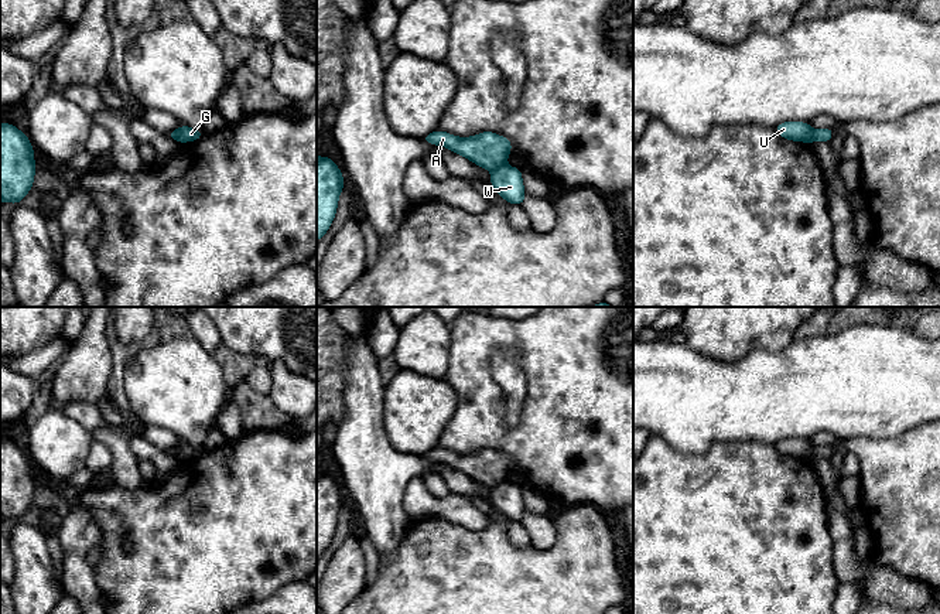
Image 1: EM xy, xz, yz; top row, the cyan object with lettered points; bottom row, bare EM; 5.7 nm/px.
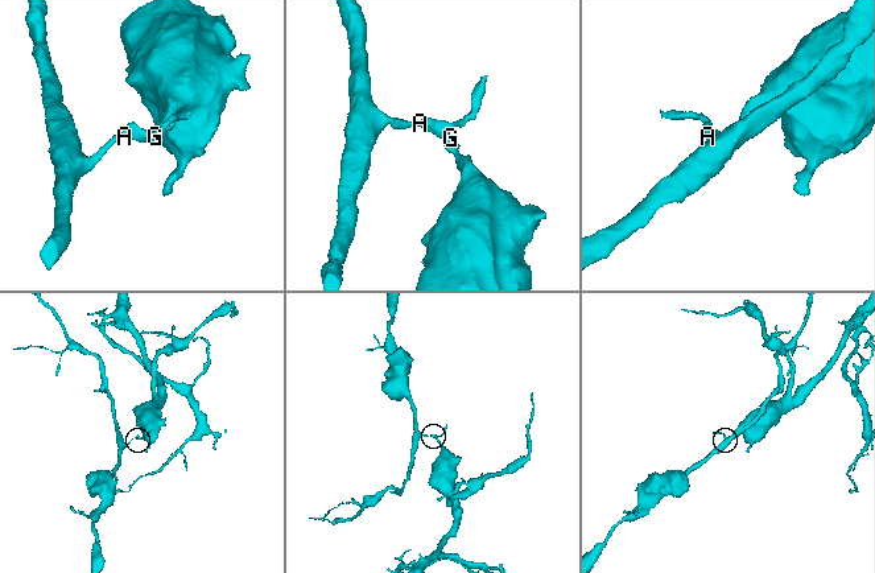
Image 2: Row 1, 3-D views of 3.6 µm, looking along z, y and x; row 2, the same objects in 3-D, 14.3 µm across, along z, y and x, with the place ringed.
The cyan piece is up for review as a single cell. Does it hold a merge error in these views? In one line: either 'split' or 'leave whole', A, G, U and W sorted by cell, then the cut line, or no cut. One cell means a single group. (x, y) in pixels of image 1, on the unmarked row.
split; A U / G W; cut in xz along (503, 480), (492, 488)

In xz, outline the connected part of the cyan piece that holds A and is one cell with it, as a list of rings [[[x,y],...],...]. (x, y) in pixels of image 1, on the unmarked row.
[[[437,447],[421,454],[421,457],[430,461],[444,463],[489,488],[505,481],[512,467],[512,458],[493,448],[483,448],[472,454],[457,454]]]

